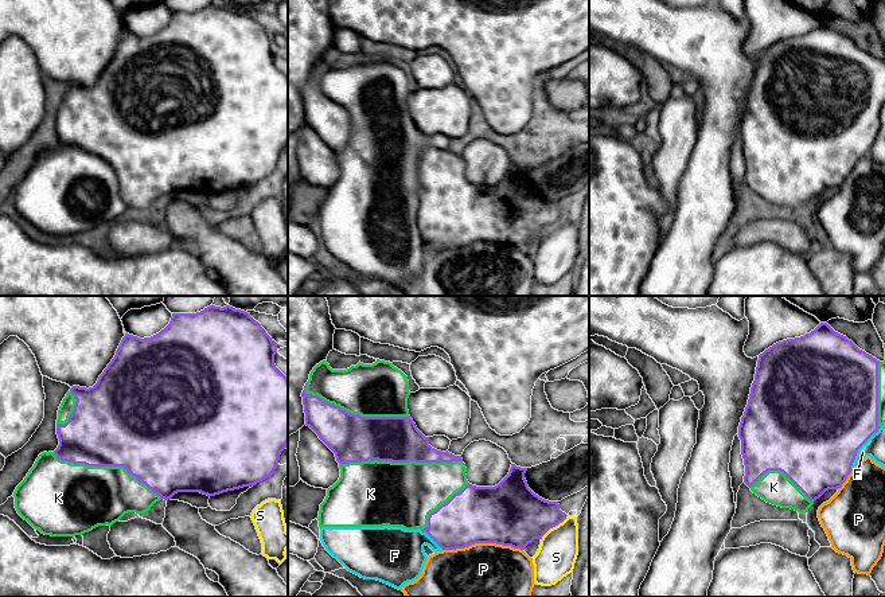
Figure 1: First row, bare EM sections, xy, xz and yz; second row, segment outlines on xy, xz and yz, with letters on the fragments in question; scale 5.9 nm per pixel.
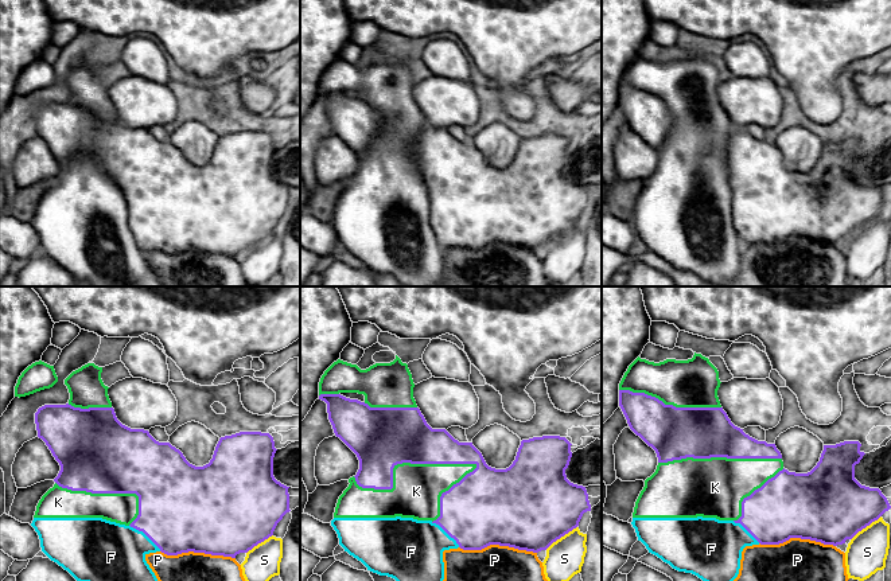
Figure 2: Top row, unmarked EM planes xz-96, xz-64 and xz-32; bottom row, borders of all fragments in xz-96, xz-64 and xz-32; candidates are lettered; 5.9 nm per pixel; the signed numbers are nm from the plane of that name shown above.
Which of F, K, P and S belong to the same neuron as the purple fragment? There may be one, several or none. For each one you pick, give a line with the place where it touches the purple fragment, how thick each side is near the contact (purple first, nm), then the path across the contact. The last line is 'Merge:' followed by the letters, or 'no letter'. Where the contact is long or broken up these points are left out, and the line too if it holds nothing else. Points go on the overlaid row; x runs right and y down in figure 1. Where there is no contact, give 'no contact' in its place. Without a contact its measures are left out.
Merge: no letter

